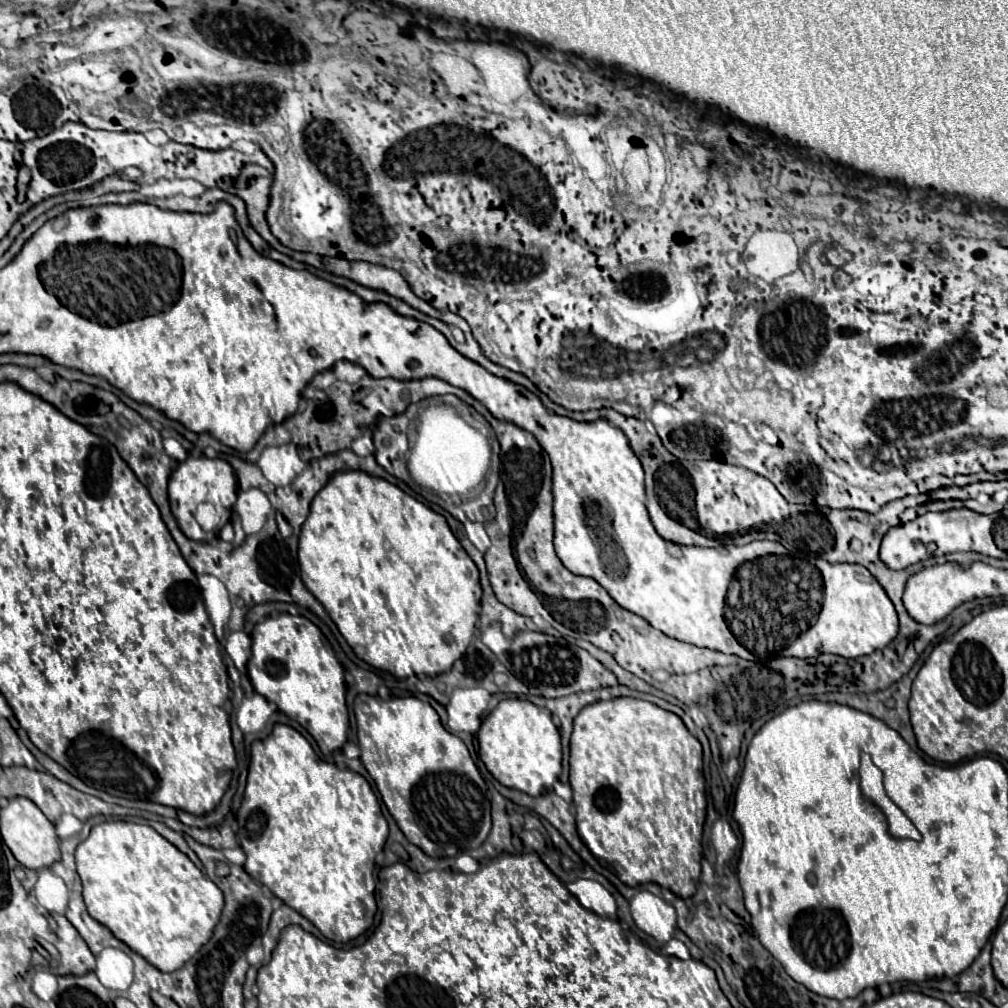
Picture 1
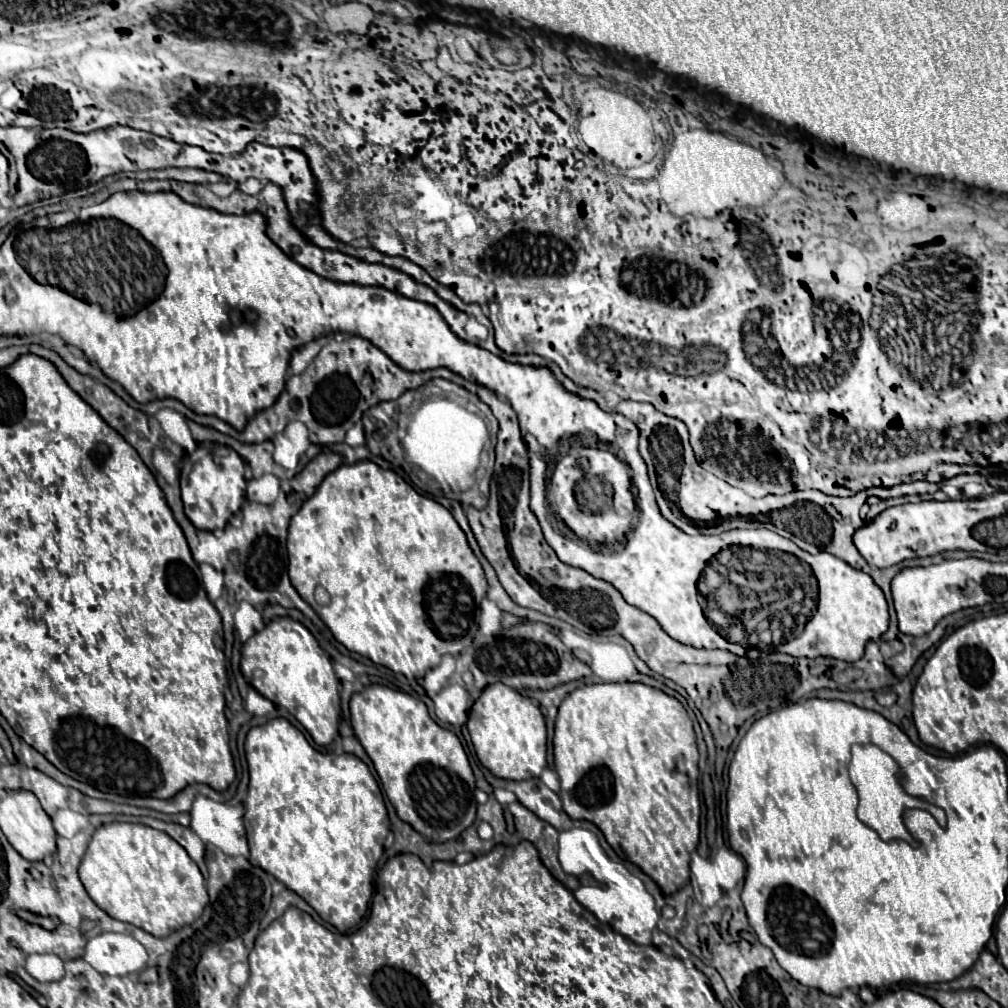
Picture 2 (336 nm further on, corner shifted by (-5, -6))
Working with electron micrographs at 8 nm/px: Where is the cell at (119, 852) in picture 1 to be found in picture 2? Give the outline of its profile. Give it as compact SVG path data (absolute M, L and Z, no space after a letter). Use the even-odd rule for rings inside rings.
M111 822L103 824L95 830L89 848L79 866L79 878L91 896L91 900L105 910L111 918L121 922L129 922L145 932L161 938L167 932L173 932L185 924L193 924L205 902L209 902L205 880L197 868L197 864L189 858L183 846L179 846L169 834L155 830L145 824L129 824L129 822Z

